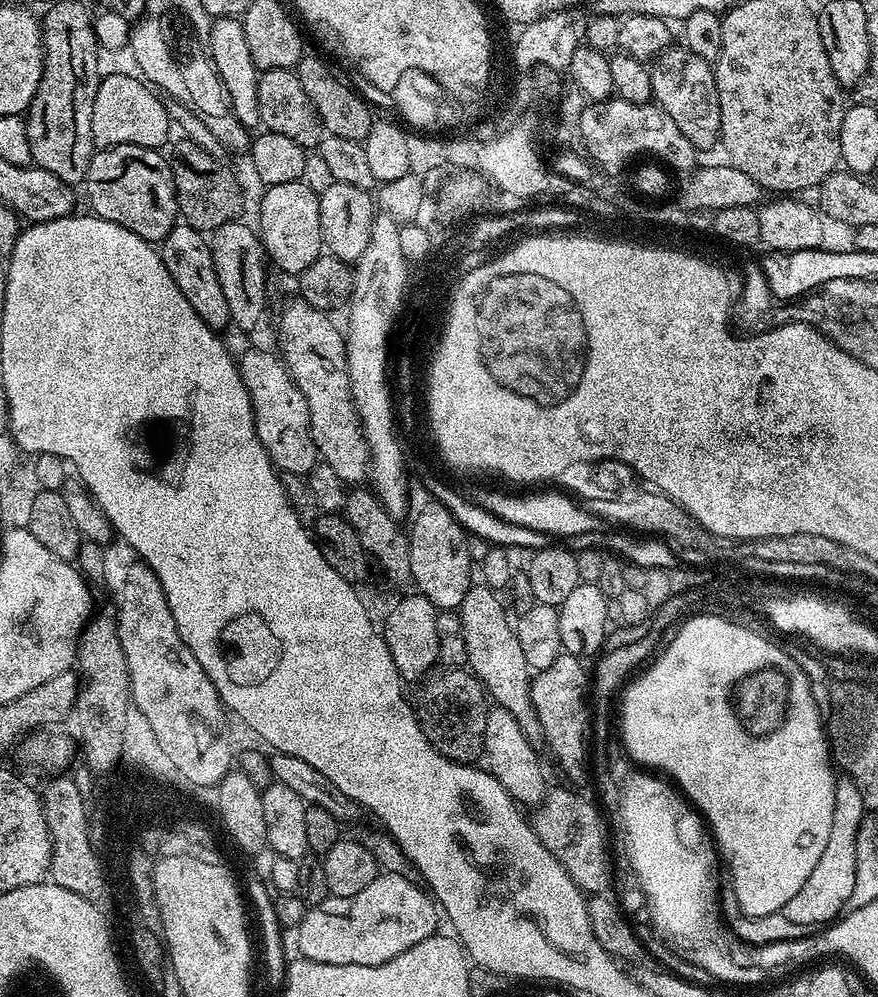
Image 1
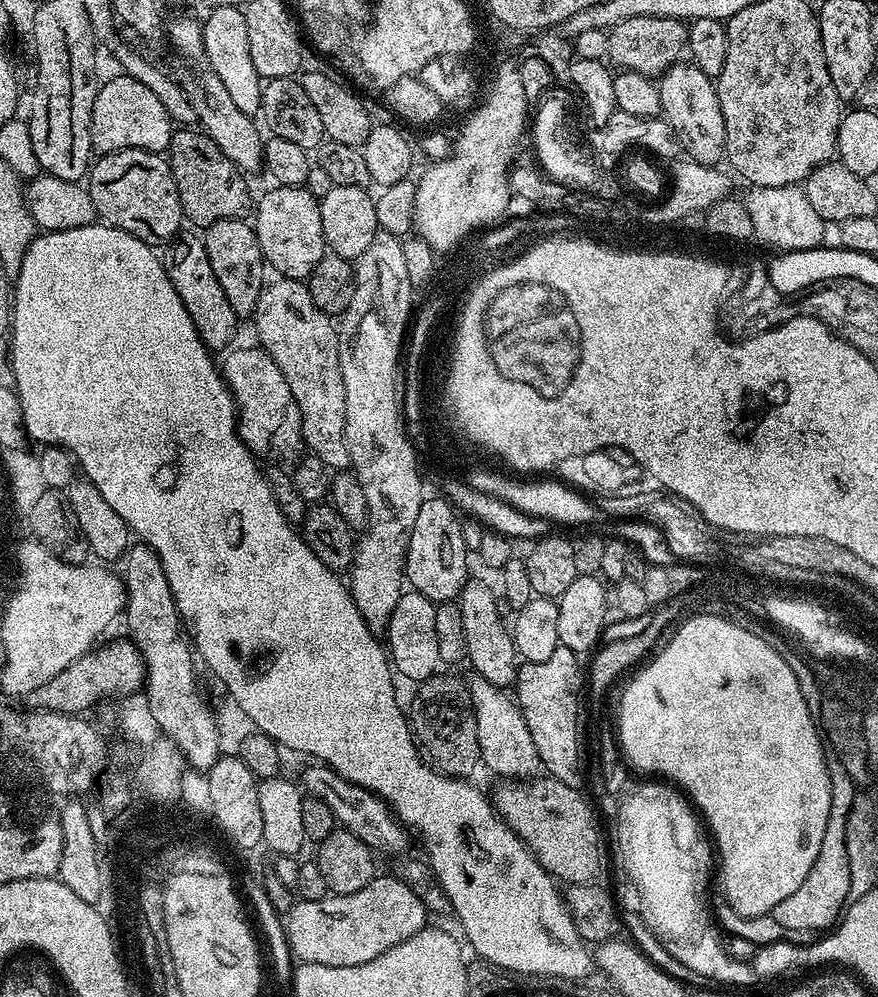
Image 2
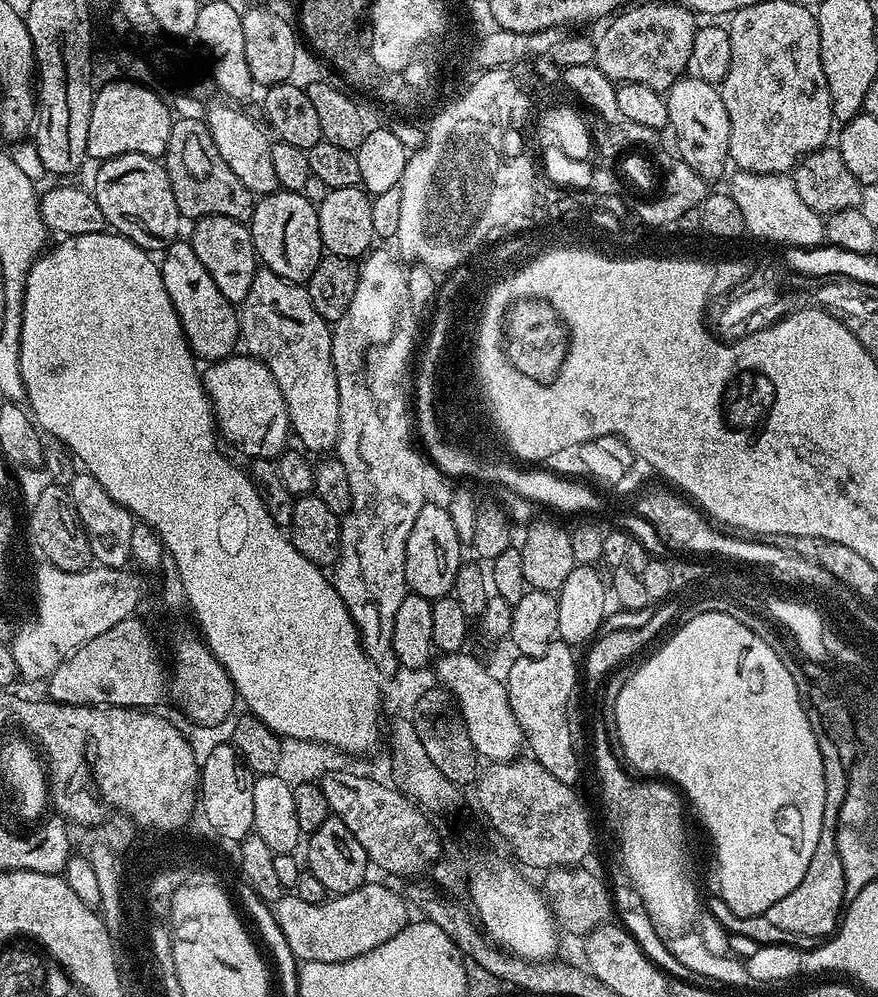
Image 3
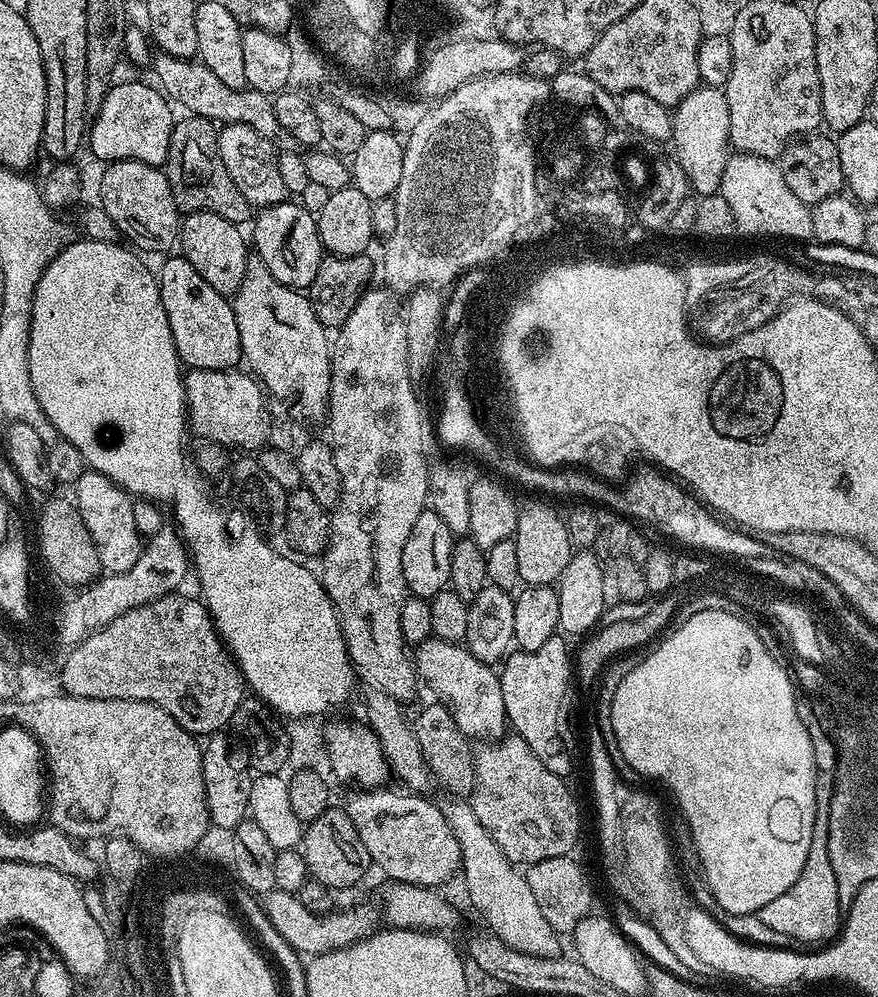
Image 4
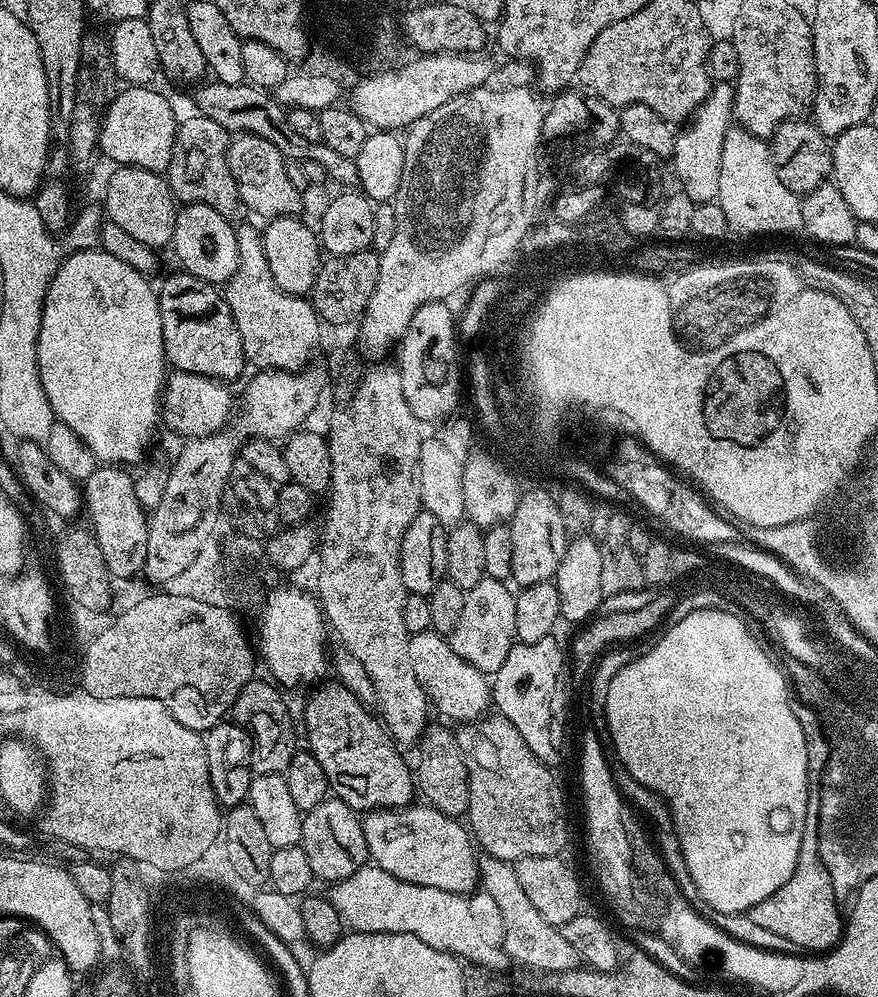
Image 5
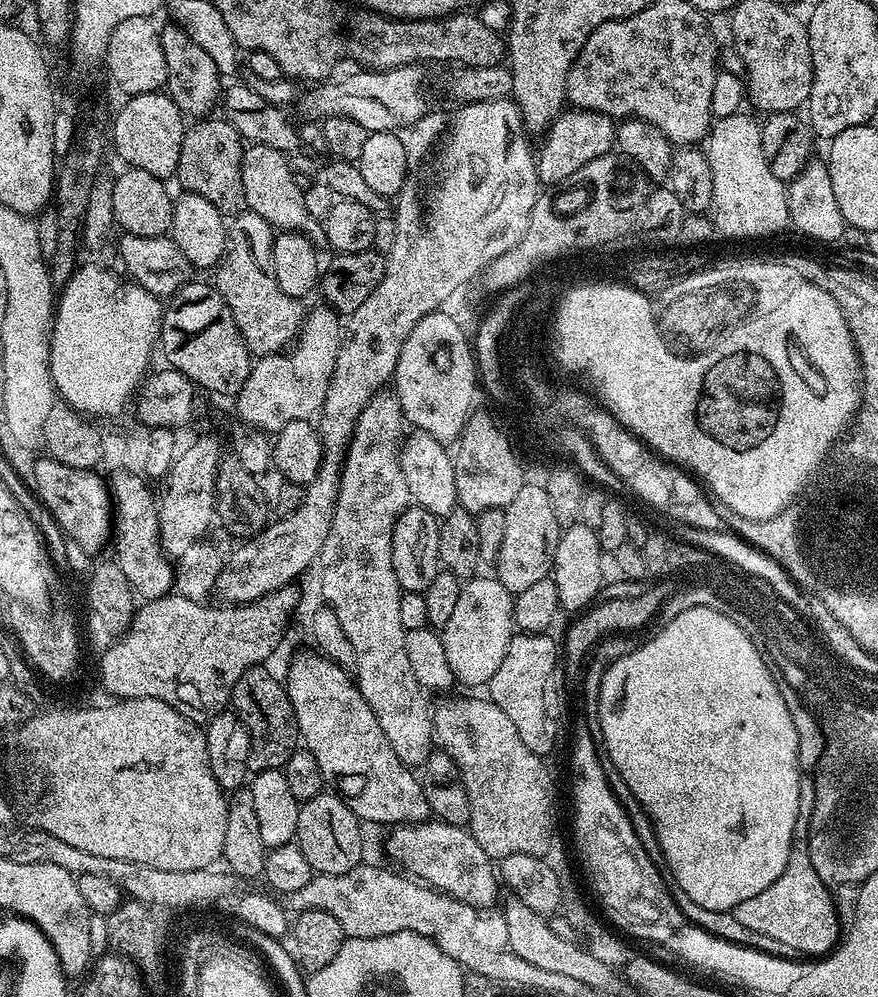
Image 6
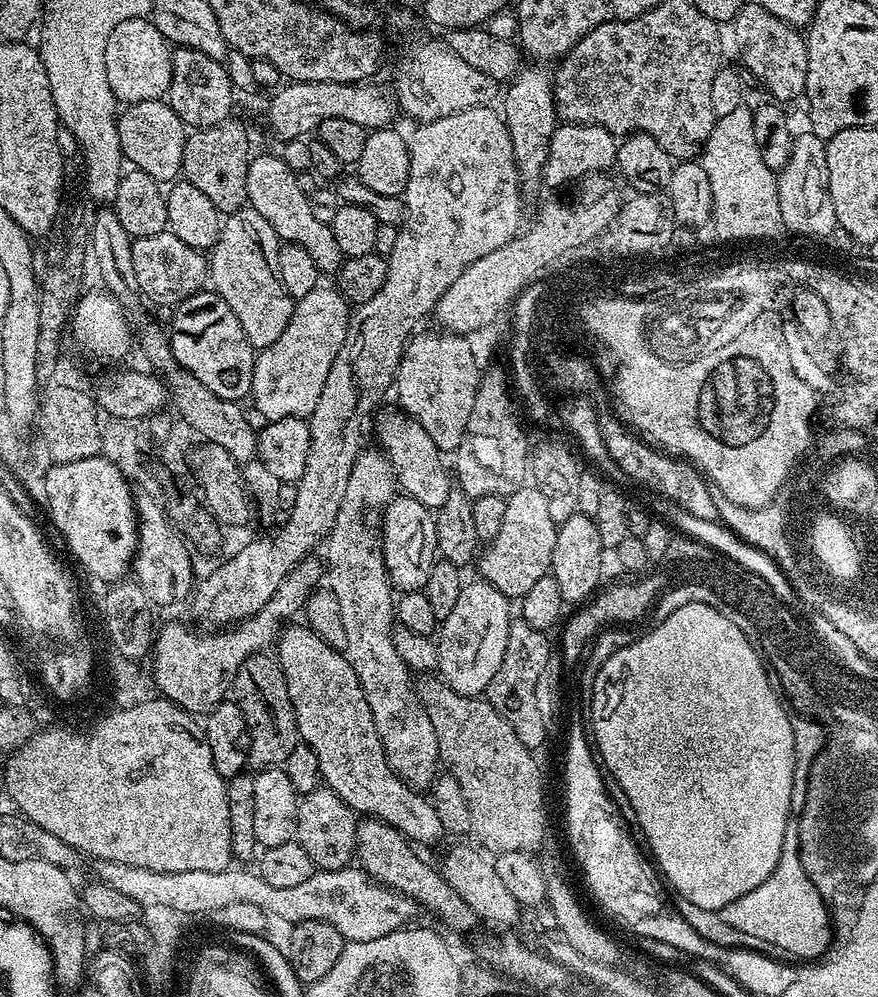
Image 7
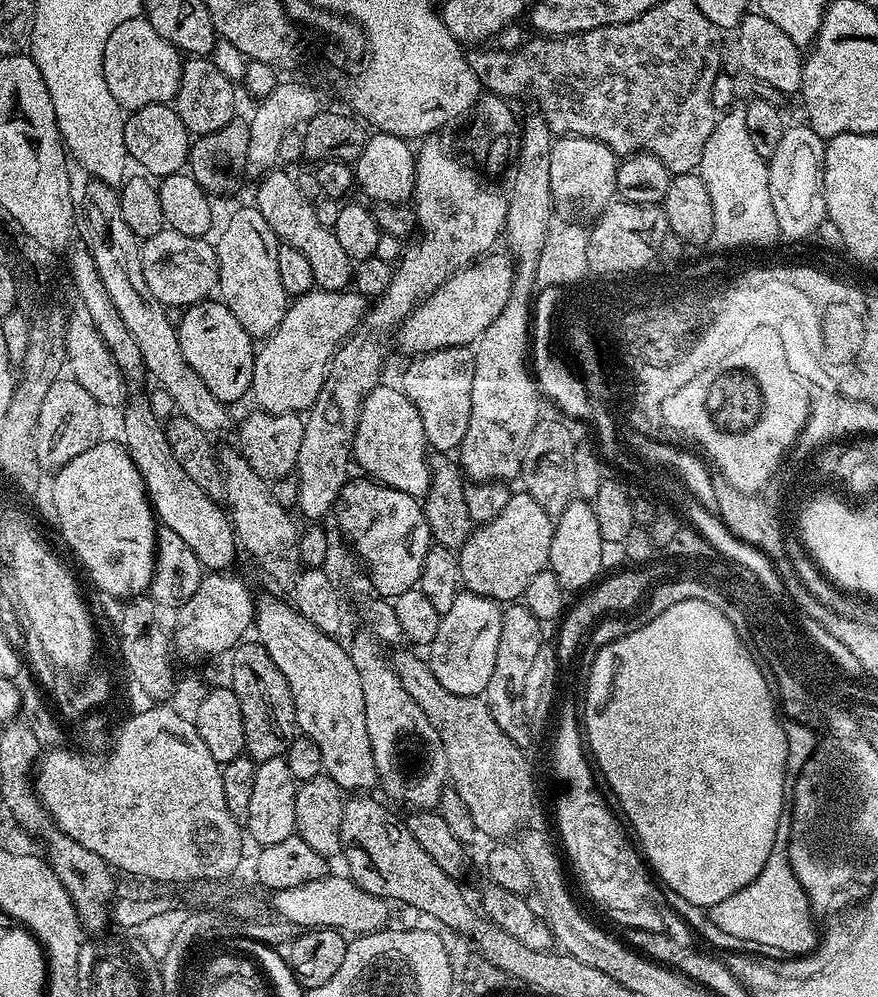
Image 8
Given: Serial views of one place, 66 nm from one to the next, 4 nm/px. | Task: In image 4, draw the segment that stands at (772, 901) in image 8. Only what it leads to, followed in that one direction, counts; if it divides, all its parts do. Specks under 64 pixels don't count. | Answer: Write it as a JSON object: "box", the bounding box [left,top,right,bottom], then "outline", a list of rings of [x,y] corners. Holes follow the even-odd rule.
{"box":[759,804,837,940],"outline":[[[816,804],[816,825],[810,838],[810,854],[806,854],[806,866],[802,866],[802,874],[798,874],[798,882],[786,890],[774,902],[766,902],[759,912],[763,925],[788,932],[788,936],[800,936],[800,940],[820,940],[820,936],[837,936],[836,929],[836,887],[831,865],[825,853],[824,805]]]}

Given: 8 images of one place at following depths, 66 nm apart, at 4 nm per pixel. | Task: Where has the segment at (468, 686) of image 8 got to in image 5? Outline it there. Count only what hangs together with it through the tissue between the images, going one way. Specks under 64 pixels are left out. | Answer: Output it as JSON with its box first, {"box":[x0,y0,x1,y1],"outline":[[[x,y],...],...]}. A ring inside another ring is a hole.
{"box":[448,577,516,674],"outline":[[[484,577],[482,582],[465,591],[461,619],[448,638],[459,657],[485,674],[495,674],[516,642],[513,589],[505,581]]]}

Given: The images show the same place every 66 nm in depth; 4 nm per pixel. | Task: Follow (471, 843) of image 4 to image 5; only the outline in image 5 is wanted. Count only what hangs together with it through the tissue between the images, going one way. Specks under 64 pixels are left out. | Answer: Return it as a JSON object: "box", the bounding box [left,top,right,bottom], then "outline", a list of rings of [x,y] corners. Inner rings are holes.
{"box":[479,854,581,973],"outline":[[[484,854],[479,857],[479,887],[490,898],[494,898],[498,910],[502,910],[504,923],[504,949],[513,965],[523,966],[537,973],[574,972],[581,967],[580,956],[562,938],[559,927],[552,925],[531,905],[526,890],[518,882],[515,867],[507,860],[499,860]],[[520,964],[525,964],[520,965]]]}

